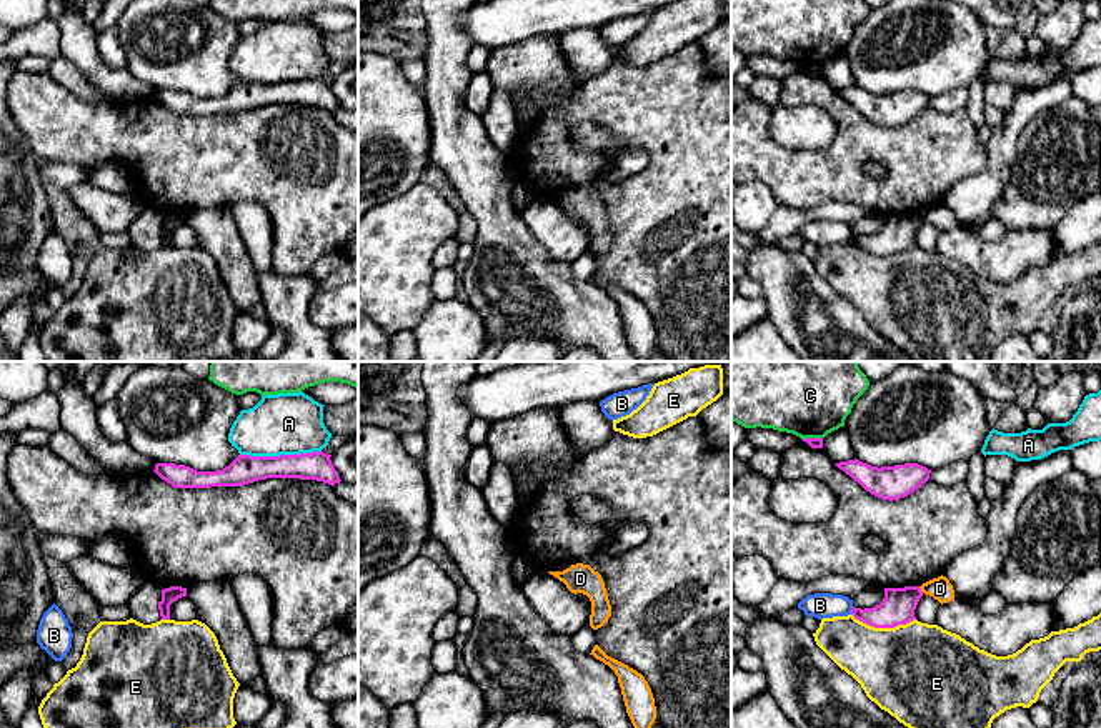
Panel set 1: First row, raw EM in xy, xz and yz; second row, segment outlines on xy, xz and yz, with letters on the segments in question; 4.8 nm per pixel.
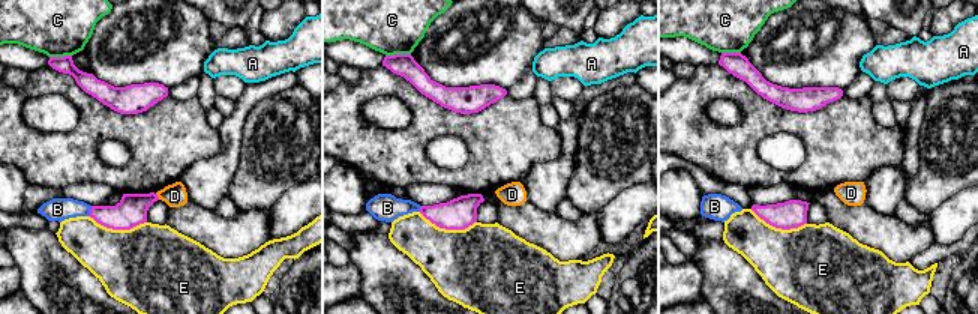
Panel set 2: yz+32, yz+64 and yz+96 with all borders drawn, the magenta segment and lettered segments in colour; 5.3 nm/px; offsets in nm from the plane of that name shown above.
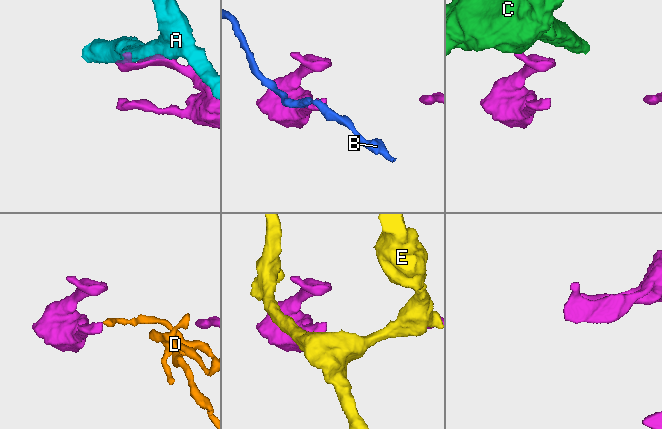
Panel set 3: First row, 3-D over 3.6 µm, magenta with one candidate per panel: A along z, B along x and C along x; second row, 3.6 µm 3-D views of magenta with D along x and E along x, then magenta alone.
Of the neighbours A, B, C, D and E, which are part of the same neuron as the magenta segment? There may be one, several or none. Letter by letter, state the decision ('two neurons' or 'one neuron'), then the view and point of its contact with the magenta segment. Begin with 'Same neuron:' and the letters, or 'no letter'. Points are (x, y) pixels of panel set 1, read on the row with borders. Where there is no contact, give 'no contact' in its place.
Same neuron: no letter
A: two neurons; contact xy (280, 455)
B: two neurons; contact yz (853, 610)
C: two neurons; contact yz (812, 438)
D: two neurons; contact yz (920, 590)
E: two neurons; contact yz (883, 627)

